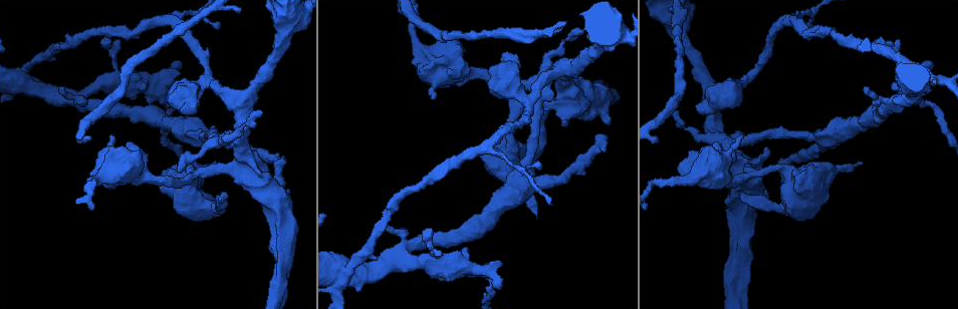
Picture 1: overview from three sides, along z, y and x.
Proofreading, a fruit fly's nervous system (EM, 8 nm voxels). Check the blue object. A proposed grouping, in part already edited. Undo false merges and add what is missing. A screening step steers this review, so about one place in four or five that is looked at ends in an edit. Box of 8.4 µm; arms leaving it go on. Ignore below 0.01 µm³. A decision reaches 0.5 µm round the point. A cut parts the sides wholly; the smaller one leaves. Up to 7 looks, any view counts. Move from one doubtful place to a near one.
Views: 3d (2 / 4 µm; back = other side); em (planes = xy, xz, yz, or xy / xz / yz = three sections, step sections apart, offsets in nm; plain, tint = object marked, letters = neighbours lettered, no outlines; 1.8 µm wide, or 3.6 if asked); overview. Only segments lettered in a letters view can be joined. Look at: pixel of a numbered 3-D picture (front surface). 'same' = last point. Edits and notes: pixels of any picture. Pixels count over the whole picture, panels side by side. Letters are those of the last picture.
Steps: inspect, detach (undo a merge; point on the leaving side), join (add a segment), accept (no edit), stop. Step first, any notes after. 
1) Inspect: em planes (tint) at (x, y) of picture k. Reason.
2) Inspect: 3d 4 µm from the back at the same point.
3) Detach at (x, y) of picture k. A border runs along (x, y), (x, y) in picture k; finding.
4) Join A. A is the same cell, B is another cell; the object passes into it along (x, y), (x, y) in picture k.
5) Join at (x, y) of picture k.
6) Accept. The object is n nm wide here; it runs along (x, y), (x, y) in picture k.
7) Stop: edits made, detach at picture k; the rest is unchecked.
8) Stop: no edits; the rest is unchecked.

Inspect: em planes (tint) at (925, 102) of picture 1. Sudden change in width.

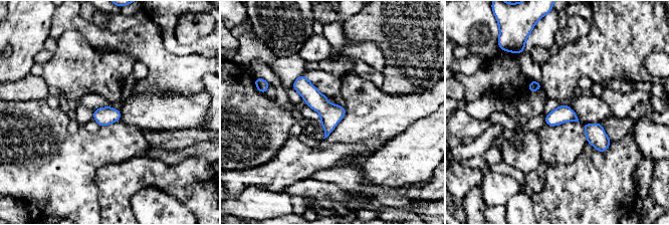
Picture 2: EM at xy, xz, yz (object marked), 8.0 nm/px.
Inspect: em planes (letters) at the same point.

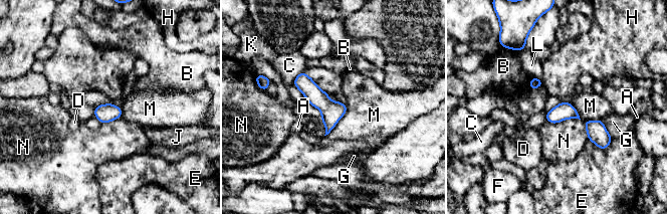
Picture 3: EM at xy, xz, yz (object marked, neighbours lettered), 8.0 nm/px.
Accept. A, B, C, D, E, F, G, H, J, K, L, M and N are other cells; continuous, no second neuron.

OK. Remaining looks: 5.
Inspect: 3d 2 µm from the back at (403, 257) of picture 1. Four or more arms meet.

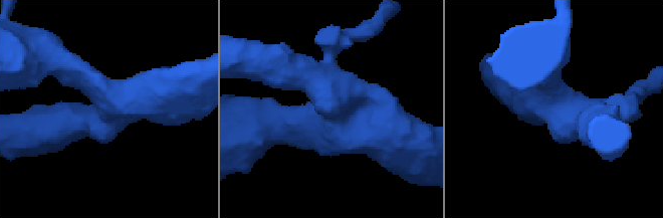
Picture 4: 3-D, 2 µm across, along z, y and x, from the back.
Inspect: em planes (letters) at (559, 101) of picture 4. 4 arms meet here.

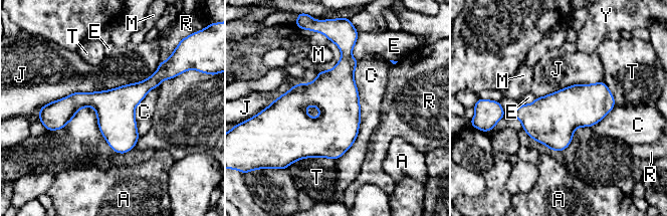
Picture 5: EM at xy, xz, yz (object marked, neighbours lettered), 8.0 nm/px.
Accept. The longest contact is with J, 1000 nm; A, C, E, J, M, R, T and Y are other cells; continuous, no second neuron.

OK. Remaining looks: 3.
Inspect: 3d 4 µm at (194, 158) of picture 1. Thin neck.

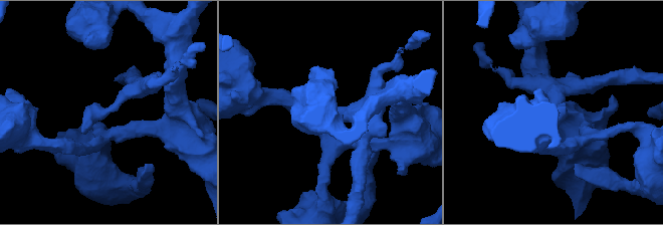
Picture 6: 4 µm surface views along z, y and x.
Inspect: em yz step 4 (tint) at (108, 110) of picture 6. Shape alone is not enough.

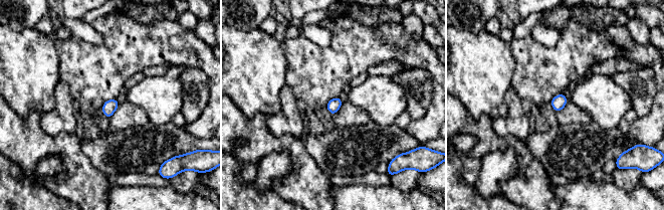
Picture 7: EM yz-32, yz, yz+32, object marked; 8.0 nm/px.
Inspect: em planes (letters) at the same point. Another direction.

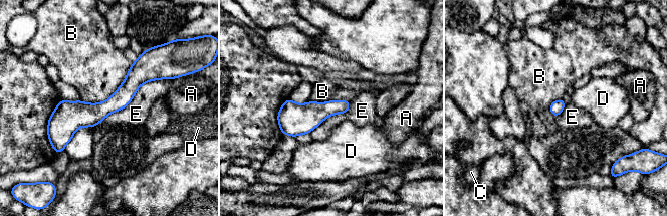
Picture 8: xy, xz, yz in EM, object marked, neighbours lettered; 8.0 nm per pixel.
Accept. The object is 100 nm wide here; A, B, C, D and E are other cells; a border runs along (170, 78), (143, 83), (94, 126) in picture 8; all the same neuron.

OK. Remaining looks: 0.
Stop: no edits; the rest is unchecked.

